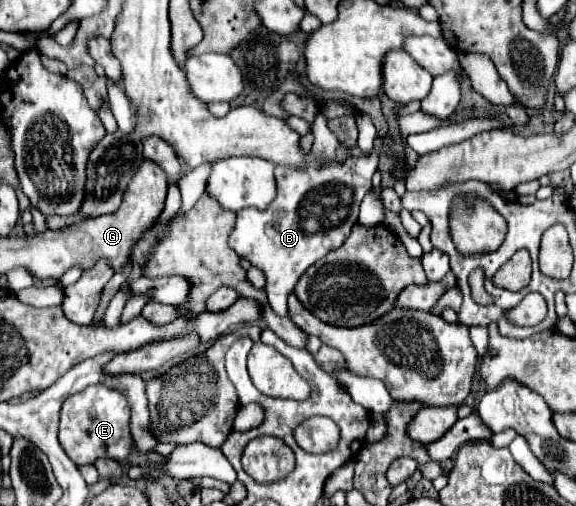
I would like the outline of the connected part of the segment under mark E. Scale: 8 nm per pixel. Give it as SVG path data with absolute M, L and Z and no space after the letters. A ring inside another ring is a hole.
M102 383L84 387L80 393L70 395L60 411L58 439L76 465L92 465L96 459L128 459L134 449L134 441L130 435L130 407L126 395L116 389L108 389Z

